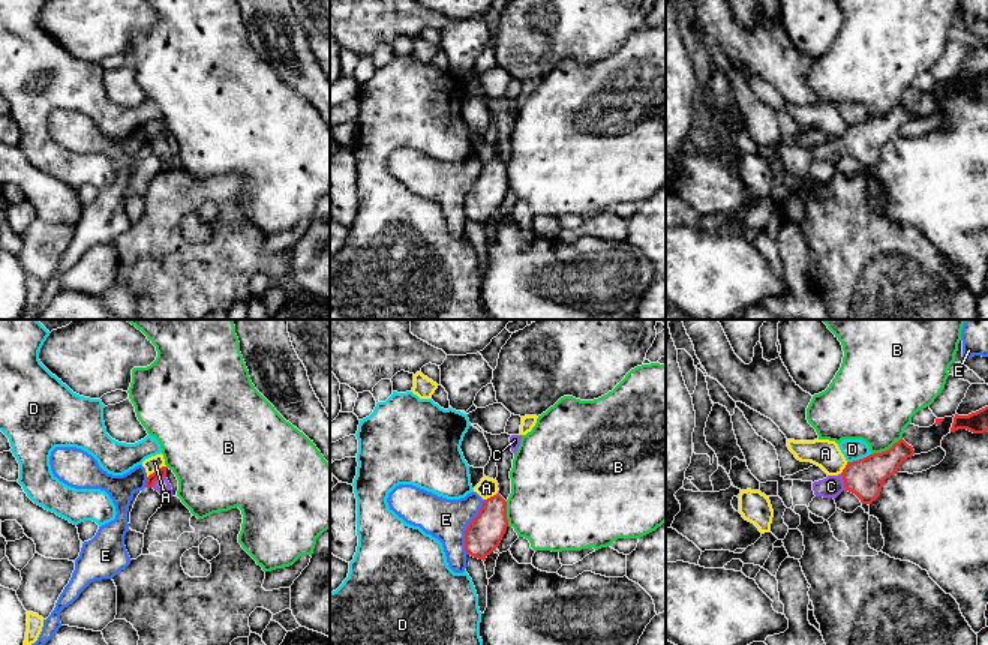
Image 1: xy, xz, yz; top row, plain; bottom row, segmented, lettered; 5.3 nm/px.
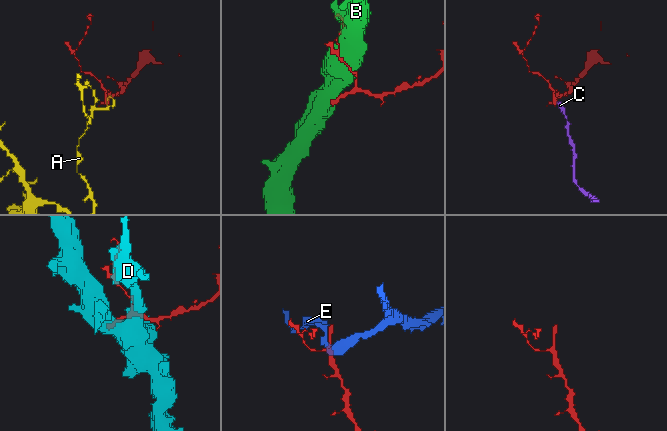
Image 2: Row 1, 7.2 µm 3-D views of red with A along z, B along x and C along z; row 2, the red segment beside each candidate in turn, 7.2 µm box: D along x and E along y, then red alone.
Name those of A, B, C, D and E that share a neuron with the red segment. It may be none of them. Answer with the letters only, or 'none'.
C

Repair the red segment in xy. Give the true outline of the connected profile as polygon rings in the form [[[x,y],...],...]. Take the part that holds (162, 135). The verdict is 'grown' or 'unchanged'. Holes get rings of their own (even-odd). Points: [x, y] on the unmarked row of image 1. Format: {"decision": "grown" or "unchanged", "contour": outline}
{"decision": "grown", "contour": [[[166,130],[156,134],[153,138],[147,141],[145,152],[153,152],[163,162],[172,160],[171,148],[166,142]]]}

